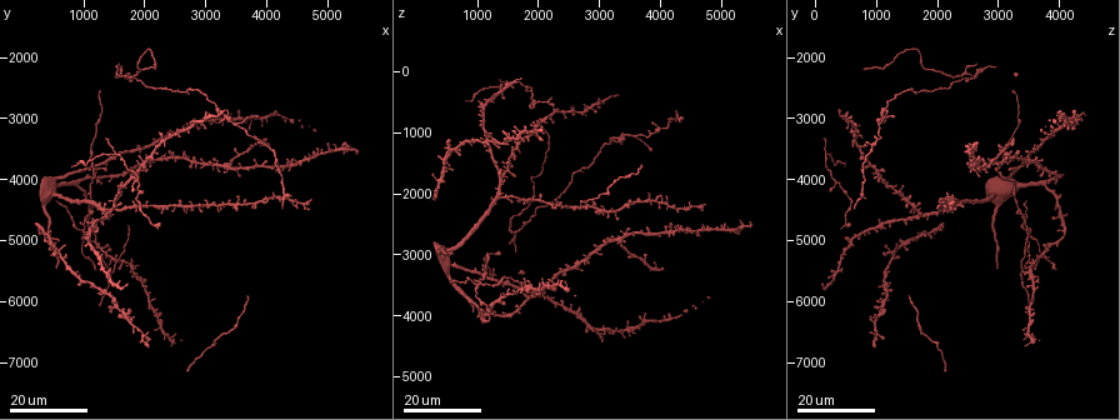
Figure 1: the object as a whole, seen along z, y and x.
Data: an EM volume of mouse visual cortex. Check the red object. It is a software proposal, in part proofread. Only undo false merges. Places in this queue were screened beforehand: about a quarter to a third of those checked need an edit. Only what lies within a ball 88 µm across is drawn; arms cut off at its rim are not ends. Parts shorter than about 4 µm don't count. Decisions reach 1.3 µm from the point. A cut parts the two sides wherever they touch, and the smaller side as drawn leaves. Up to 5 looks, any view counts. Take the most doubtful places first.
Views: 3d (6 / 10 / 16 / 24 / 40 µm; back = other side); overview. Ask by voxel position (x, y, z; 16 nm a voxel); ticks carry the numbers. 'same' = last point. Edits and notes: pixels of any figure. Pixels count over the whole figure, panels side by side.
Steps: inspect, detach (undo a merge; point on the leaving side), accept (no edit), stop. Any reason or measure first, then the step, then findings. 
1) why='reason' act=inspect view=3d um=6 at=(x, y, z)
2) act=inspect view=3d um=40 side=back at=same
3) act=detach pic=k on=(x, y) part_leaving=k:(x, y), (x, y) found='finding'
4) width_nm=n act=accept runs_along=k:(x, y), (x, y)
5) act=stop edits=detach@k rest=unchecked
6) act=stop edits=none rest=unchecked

why='four or more arms meet' act=inspect view=3d um=16 at=(2000, 3700, 850)

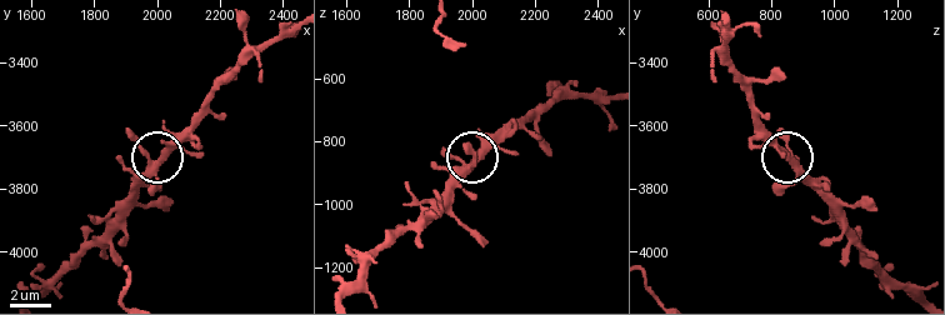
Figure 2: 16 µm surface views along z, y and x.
why='zoom in' act=inspect view=3d um=10 at=(1990, 3750, 890)

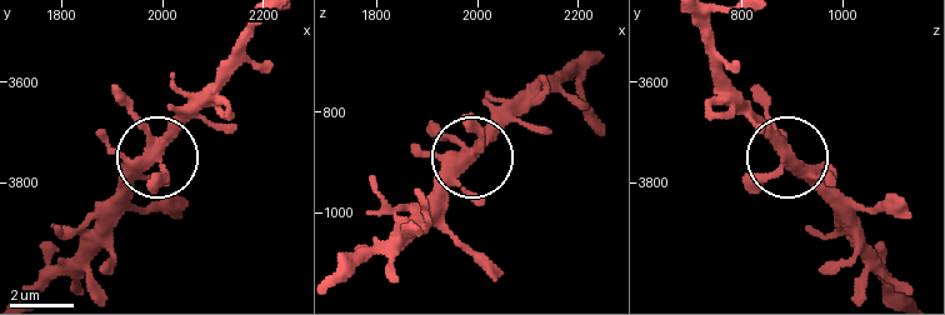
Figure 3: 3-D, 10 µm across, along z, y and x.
arms=4 act=accept found='one neuron here'

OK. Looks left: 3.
why='four arms meet' act=inspect view=3d um=16 at=(2900, 3050, 600)

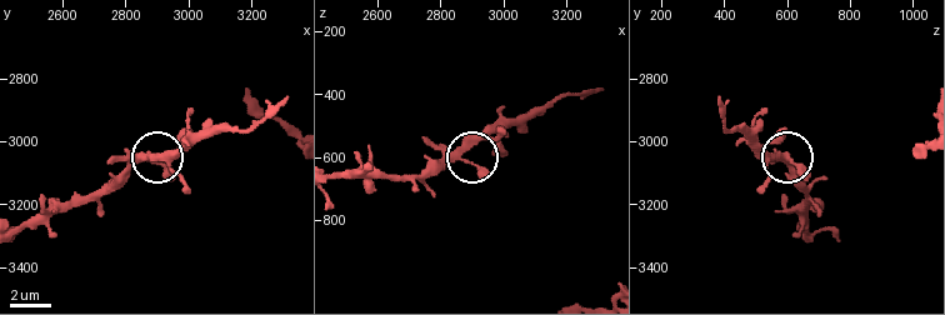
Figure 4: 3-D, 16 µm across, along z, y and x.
why='zoom in' act=inspect view=3d um=6 at=(2860, 3050, 590)

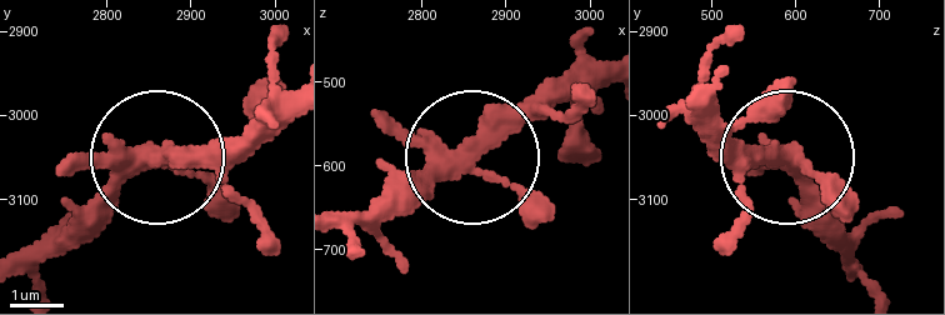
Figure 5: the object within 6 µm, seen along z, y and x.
act=accept runs_along=5:(33, 266), (140, 173), (208, 164), (243, 141) found='continuous, no second neuron'

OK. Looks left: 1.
act=stop edits=none rest=unchecked

